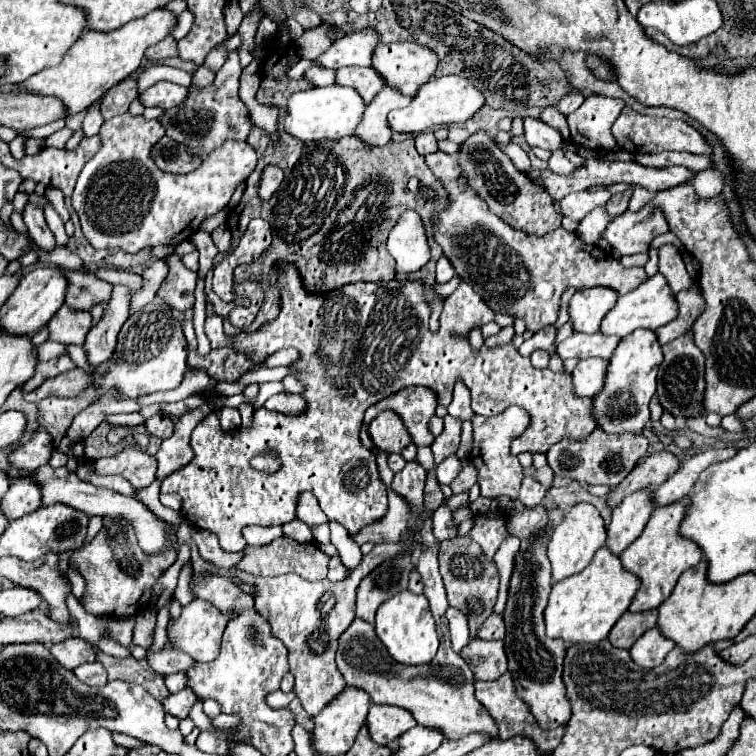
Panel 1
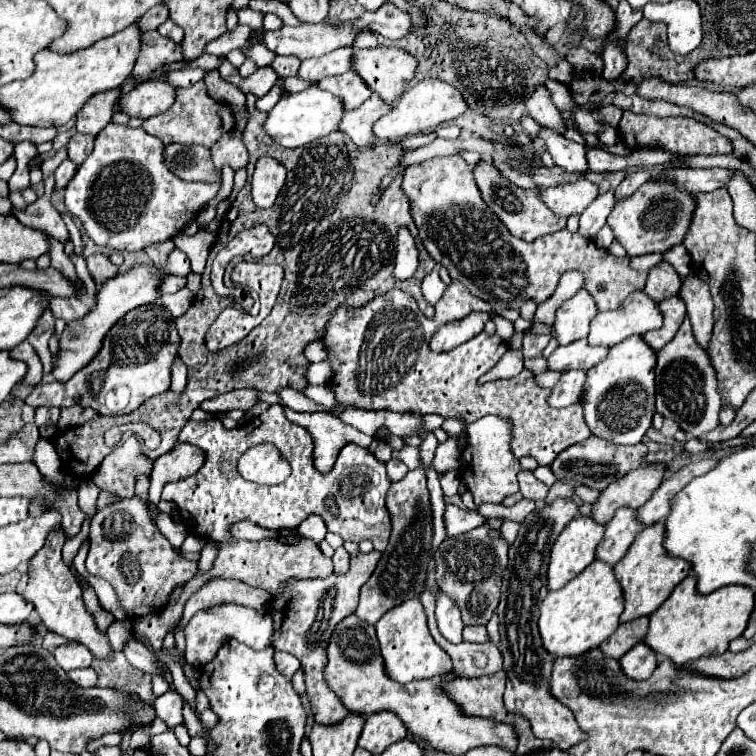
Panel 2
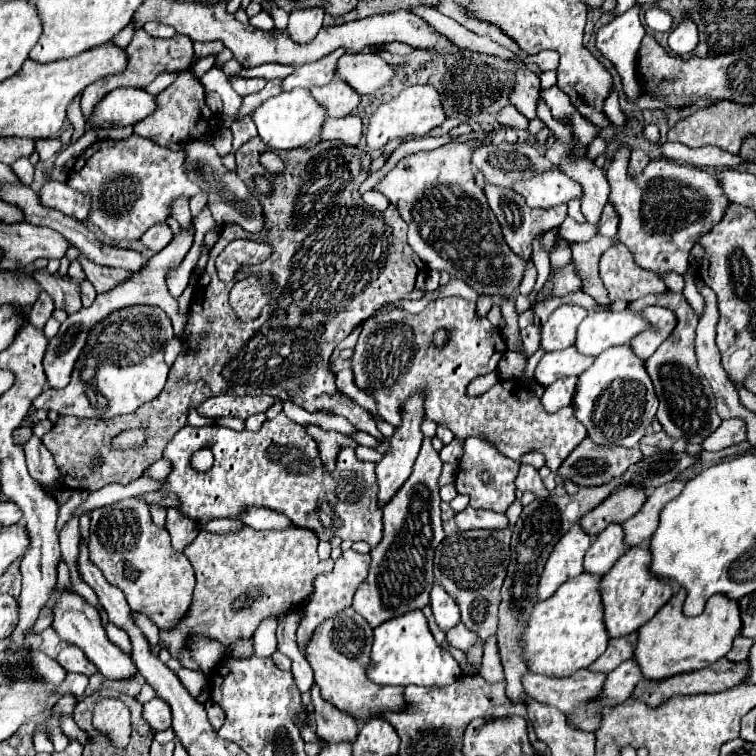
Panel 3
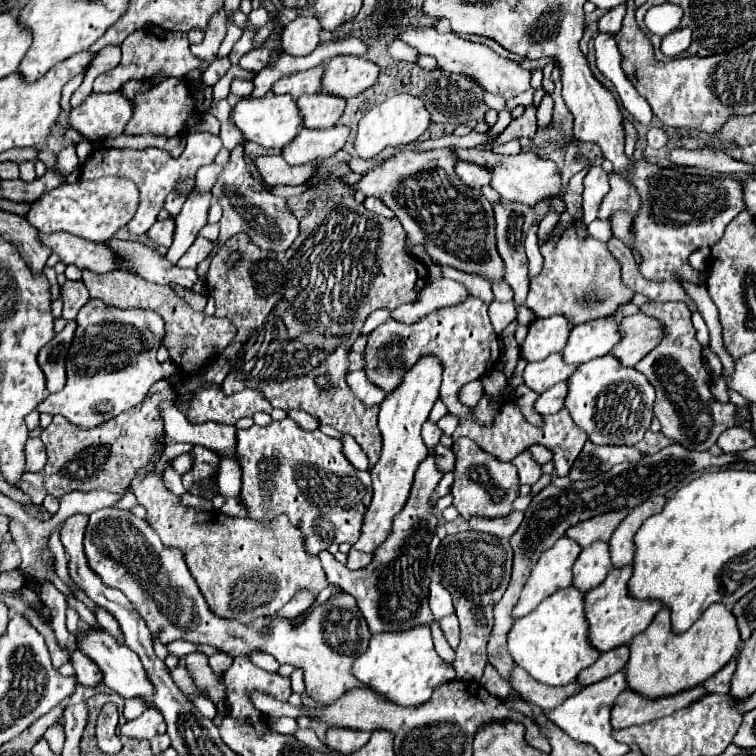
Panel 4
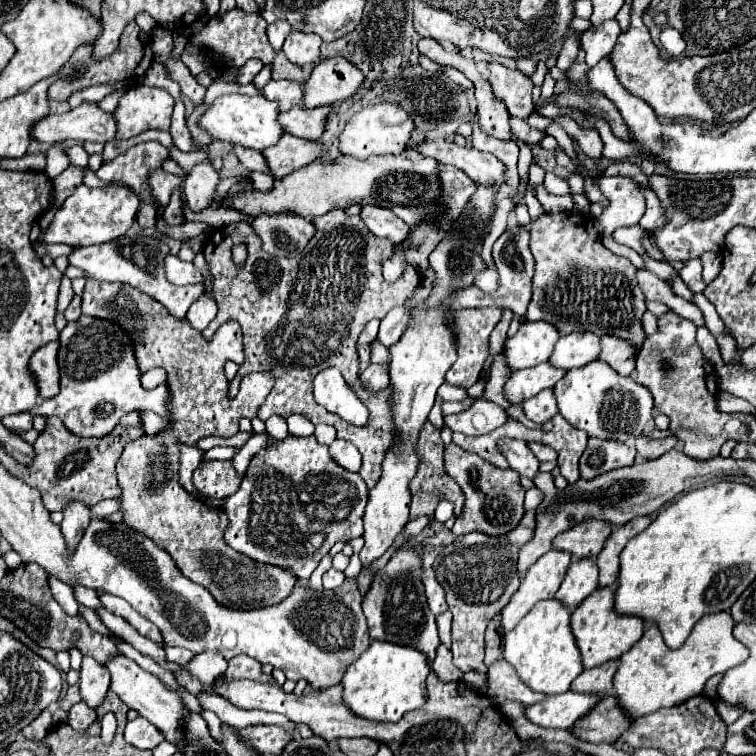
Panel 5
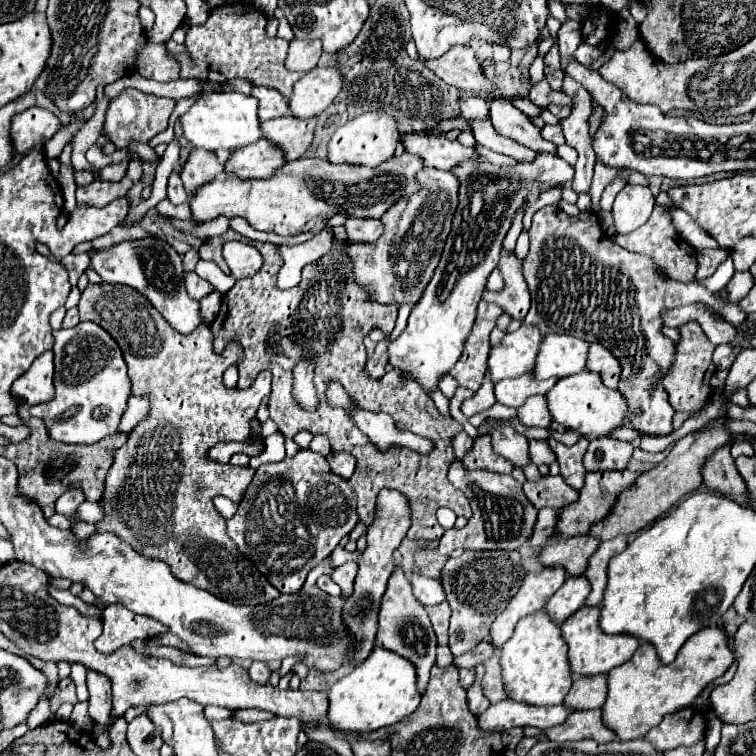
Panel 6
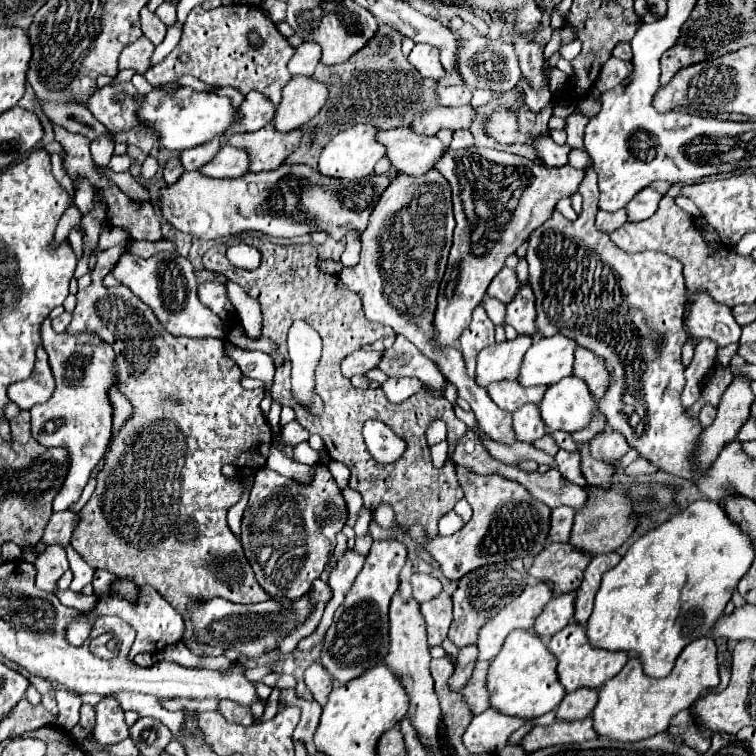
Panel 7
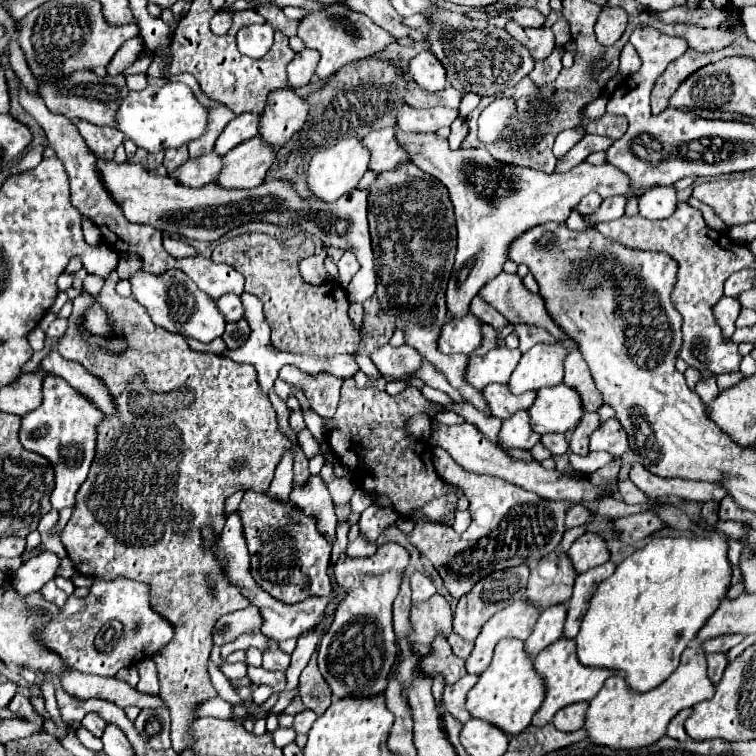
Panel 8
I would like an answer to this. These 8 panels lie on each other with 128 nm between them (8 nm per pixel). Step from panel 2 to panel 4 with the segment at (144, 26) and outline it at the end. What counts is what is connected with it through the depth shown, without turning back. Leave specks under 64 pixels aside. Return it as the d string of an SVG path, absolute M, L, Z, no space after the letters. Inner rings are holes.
M106 46L102 48L98 54L96 54L95 59L90 64L82 86L72 94L70 98L70 104L72 108L78 106L88 94L91 94L93 91L93 82L95 78L103 73L106 73L112 70L116 65L119 64L121 60L122 52L120 46Z

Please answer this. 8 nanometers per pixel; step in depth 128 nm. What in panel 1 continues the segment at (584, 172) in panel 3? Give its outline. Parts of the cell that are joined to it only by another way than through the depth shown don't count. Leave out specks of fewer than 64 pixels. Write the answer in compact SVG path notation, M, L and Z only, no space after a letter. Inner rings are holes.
M524 118L524 136L532 148L538 146L538 148L556 152L556 150L562 150L564 146L560 132L556 132L554 128L550 128L538 118ZM604 206L600 208L594 208L592 212L588 212L584 216L584 220L578 224L576 228L576 234L586 242L586 244L598 244L598 240L602 238L606 226L610 222L610 216L606 212Z

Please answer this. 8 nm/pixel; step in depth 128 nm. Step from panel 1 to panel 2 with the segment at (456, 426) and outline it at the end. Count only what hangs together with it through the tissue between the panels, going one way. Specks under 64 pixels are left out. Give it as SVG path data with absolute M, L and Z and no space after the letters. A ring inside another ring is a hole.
M448 438L444 444L439 444L433 459L433 467L439 475L446 474L450 470L460 470L460 450L456 444L456 438Z

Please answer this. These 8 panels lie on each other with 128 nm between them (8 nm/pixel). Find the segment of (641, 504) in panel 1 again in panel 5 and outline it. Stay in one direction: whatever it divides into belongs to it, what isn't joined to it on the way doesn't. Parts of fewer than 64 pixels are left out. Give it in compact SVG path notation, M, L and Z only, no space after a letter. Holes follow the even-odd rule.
M574 560L554 598L560 600L560 604L564 604L568 610L574 610L594 590L596 590L596 562Z

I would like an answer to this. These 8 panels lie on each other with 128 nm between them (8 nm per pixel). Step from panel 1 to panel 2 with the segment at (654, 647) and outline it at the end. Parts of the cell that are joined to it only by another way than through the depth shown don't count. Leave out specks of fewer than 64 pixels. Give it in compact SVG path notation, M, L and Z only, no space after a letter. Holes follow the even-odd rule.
M636 644L628 654L622 656L620 668L632 680L648 680L656 670L656 654L644 644Z

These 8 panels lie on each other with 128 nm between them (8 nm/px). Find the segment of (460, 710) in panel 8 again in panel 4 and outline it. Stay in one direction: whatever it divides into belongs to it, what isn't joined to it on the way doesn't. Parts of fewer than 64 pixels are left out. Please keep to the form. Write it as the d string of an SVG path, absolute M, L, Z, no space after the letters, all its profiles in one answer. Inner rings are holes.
M514 666L508 684L514 688L516 694L520 694L522 700L528 700L530 704L536 704L540 708L554 708L556 704L560 704L560 700L572 696L572 692L578 692L582 688L578 682L568 684L568 688L552 688L540 684L532 680L532 676L528 676L528 672L524 672L524 668L520 666Z

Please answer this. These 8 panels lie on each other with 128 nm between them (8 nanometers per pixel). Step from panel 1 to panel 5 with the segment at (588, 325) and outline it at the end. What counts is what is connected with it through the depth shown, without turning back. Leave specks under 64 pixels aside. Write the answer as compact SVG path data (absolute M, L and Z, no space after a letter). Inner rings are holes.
M544 322L522 324L512 338L506 338L504 344L506 366L510 368L510 372L516 372L546 362L558 336L560 334L556 332L556 328L552 328L552 324Z

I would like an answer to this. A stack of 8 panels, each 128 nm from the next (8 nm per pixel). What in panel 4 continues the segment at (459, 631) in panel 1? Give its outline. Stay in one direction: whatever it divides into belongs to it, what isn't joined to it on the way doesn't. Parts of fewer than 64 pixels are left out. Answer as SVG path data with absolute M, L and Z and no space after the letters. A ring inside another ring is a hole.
M434 578L434 580L430 582L430 610L432 610L432 614L434 614L436 620L454 614L452 598L450 598L450 594L446 592L446 588L440 584L438 578Z

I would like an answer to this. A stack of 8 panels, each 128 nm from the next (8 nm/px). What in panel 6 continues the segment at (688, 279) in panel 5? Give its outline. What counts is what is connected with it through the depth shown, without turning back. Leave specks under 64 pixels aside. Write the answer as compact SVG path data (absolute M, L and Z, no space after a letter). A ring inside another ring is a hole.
M730 252L728 256L720 266L718 266L718 270L714 272L714 276L710 276L708 280L698 280L702 286L708 286L712 292L718 292L718 290L722 290L726 284L728 284L728 280L732 278L732 272L735 272L732 256Z

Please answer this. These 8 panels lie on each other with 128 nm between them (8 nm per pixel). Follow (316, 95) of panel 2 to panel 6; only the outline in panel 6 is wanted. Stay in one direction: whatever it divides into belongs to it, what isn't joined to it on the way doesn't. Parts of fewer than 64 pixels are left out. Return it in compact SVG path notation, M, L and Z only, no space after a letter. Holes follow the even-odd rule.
M210 92L202 94L186 114L180 116L184 138L196 146L206 150L218 148L240 148L244 144L252 144L252 140L260 140L260 120L256 114L258 102L252 96L236 94L236 92Z

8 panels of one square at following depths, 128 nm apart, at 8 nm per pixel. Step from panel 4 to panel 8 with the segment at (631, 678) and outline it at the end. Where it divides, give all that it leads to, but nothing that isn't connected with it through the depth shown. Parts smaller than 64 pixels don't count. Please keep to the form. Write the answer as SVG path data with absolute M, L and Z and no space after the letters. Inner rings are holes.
M686 648L680 660L680 666L652 692L644 696L632 696L628 688L624 688L624 680L620 676L610 676L596 698L588 704L586 712L586 732L588 738L598 746L608 746L614 750L636 750L658 742L666 734L668 722L686 708L692 708L698 702L712 698L714 684L706 674L706 654L702 648Z

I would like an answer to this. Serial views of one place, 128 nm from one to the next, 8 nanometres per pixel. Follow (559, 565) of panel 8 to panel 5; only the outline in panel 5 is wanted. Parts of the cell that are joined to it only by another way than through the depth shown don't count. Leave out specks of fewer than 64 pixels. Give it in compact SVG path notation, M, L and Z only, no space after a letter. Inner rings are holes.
M588 520L586 524L576 524L576 528L562 532L562 536L556 536L552 548L568 552L572 560L596 558L596 554L604 546L604 540L608 540L610 534L610 524L604 524L600 520Z

